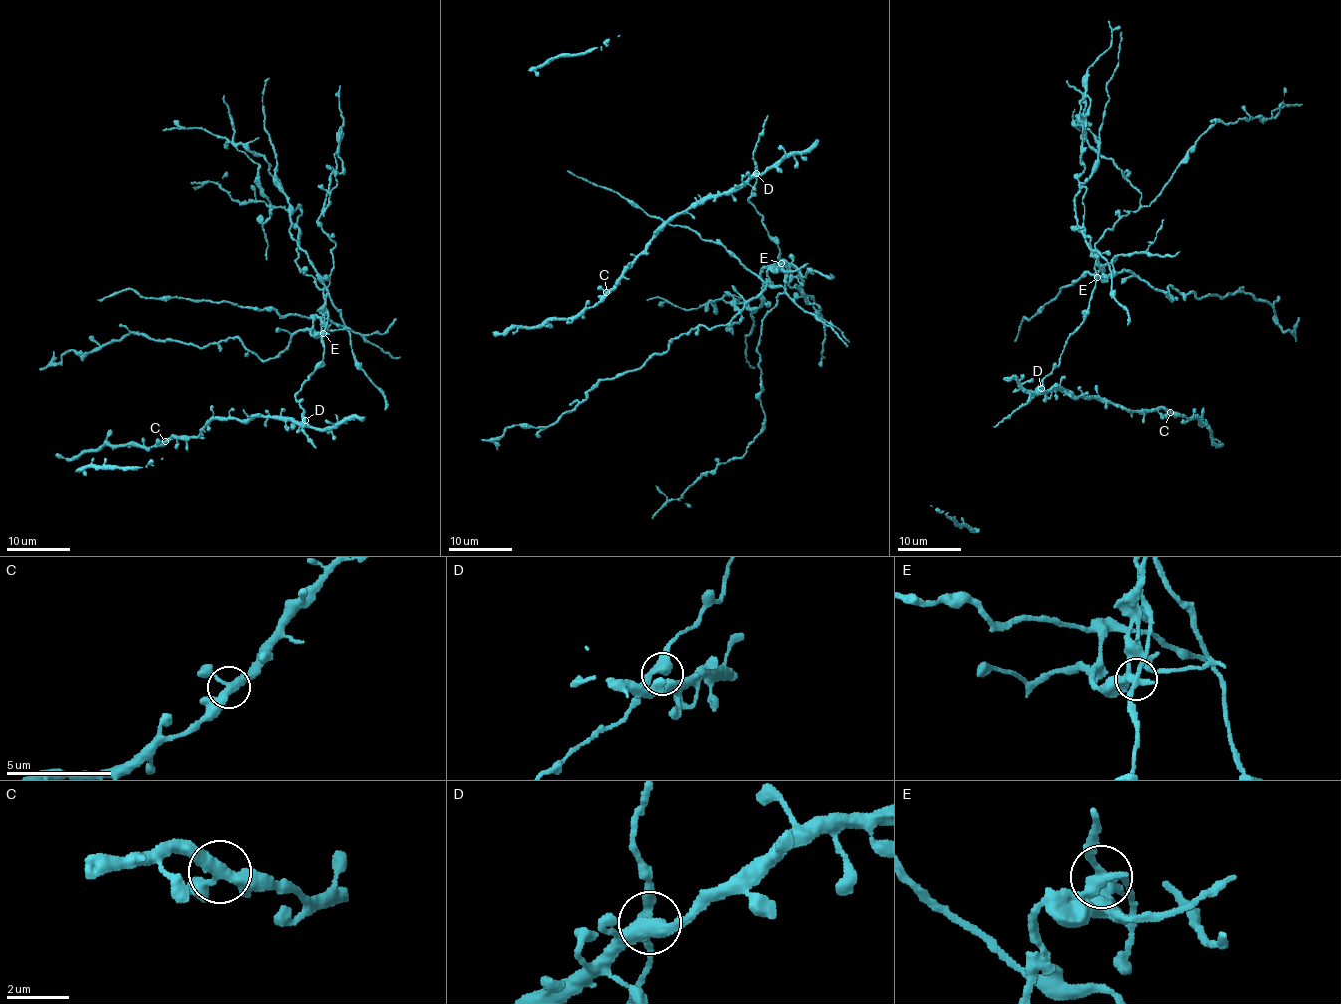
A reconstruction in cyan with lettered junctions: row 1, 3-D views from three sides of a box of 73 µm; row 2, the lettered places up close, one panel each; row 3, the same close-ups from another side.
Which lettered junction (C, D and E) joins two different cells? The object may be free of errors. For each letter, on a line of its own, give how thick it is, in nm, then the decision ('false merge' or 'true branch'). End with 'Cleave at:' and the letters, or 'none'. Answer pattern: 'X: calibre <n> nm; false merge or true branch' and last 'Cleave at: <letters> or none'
C: calibre 340 nm; true branch
D: calibre 320 nm; true branch
E: calibre 280 nm; false merge
Cleave at: E

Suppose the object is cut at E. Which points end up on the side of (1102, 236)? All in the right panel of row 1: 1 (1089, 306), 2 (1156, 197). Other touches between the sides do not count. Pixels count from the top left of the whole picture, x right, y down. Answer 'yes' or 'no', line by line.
1: yes
2: yes

